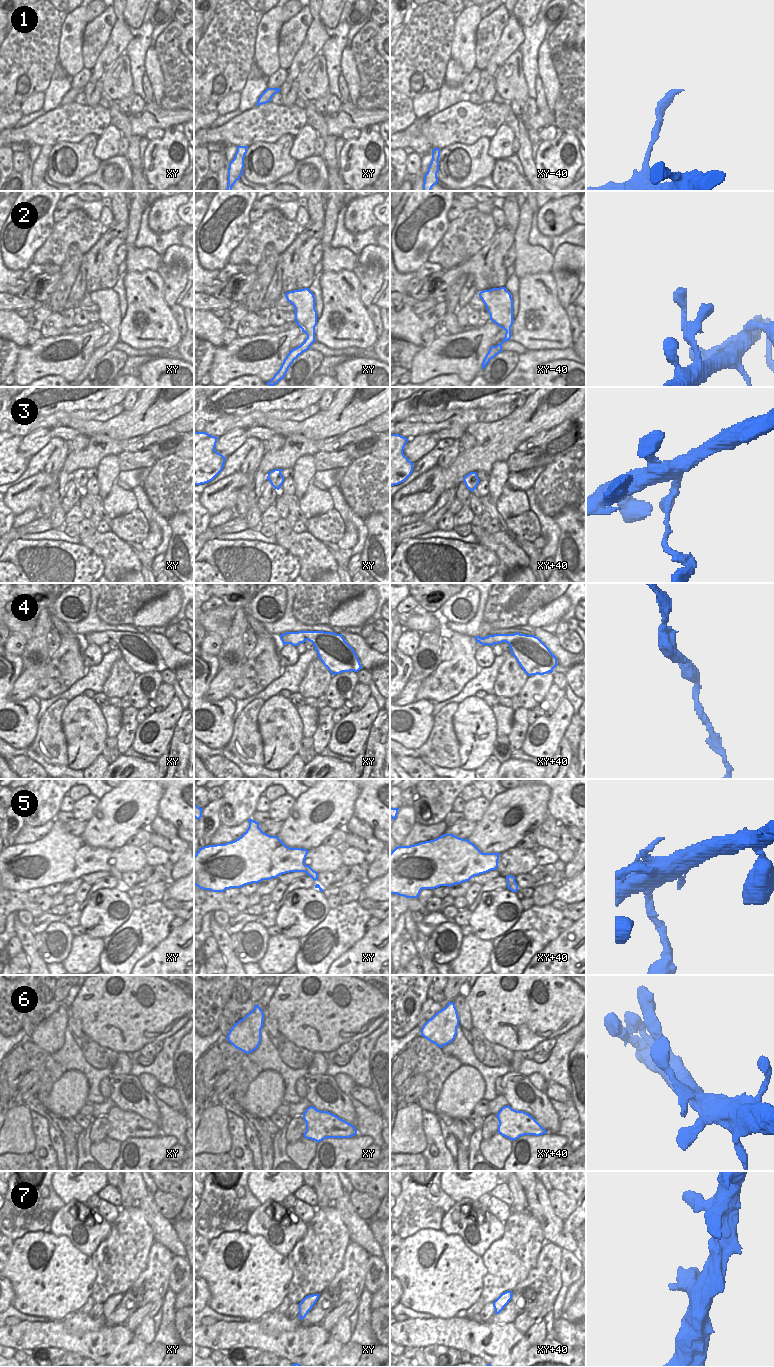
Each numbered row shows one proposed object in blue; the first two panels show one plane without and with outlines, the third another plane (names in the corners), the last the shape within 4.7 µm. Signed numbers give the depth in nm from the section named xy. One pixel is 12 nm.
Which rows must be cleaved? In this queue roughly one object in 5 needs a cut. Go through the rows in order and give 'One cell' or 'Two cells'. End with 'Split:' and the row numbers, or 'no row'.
1: One cell
2: One cell
3: Two cells
4: One cell
5: One cell
6: One cell
7: One cell
Split: 3

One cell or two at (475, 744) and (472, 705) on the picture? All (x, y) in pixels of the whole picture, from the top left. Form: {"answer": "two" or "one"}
{"answer": "one"}

